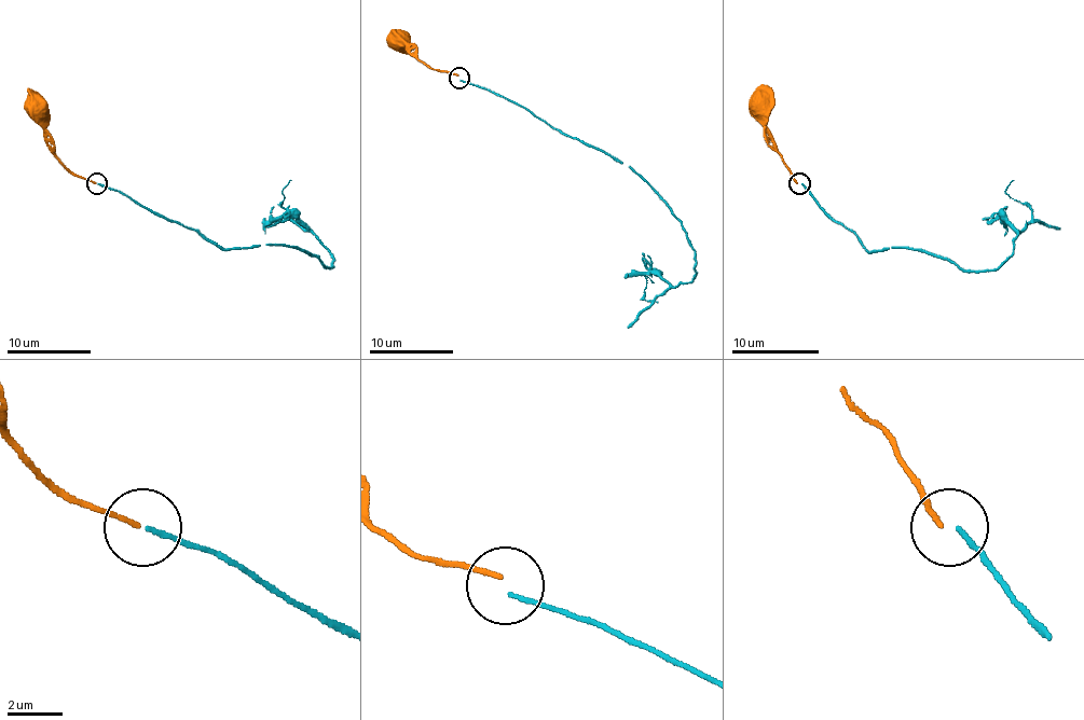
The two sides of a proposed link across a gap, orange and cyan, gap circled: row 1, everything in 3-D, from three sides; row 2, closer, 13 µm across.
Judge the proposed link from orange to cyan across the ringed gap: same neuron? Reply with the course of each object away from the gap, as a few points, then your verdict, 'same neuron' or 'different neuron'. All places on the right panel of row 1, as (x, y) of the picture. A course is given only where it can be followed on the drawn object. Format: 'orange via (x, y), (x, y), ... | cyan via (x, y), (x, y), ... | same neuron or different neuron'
orange via (797, 183), (769, 137), (760, 102), (758, 105) | cyan via (803, 183), (869, 252), (922, 248), (963, 270), (996, 270), (1031, 220), (1031, 209), (1004, 192), (1014, 181) | different neuron

